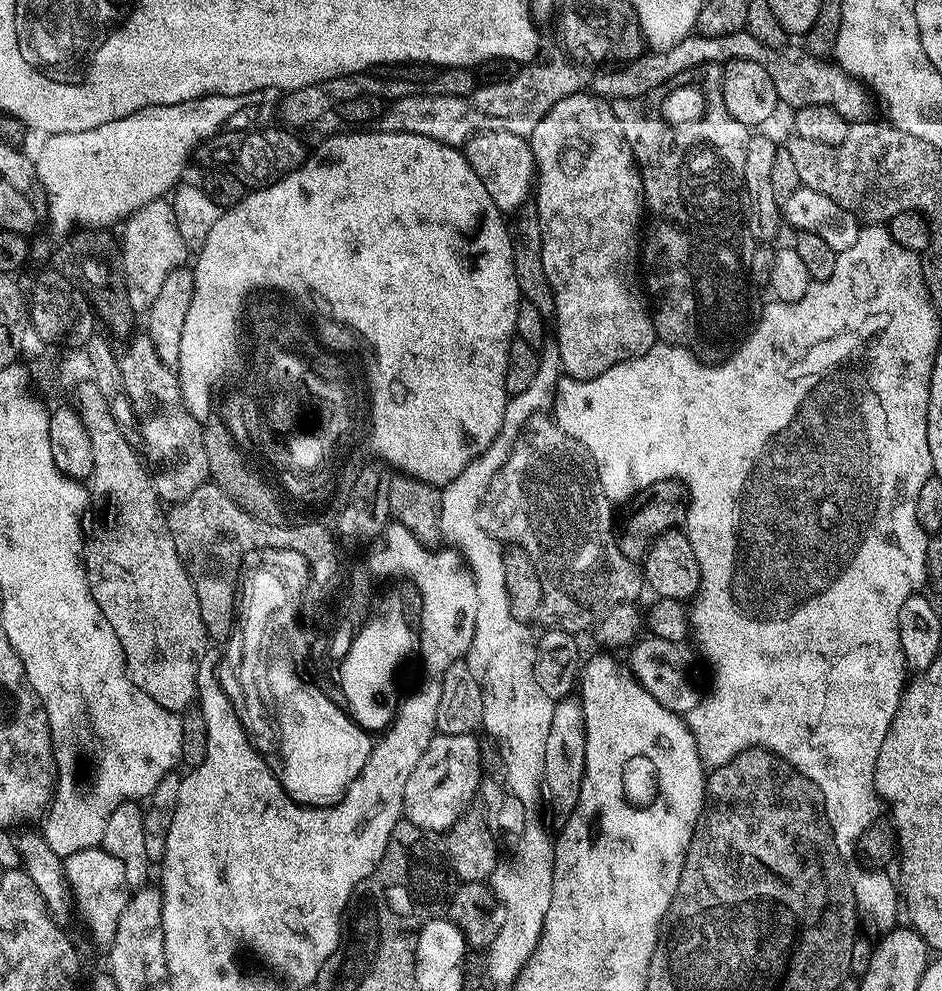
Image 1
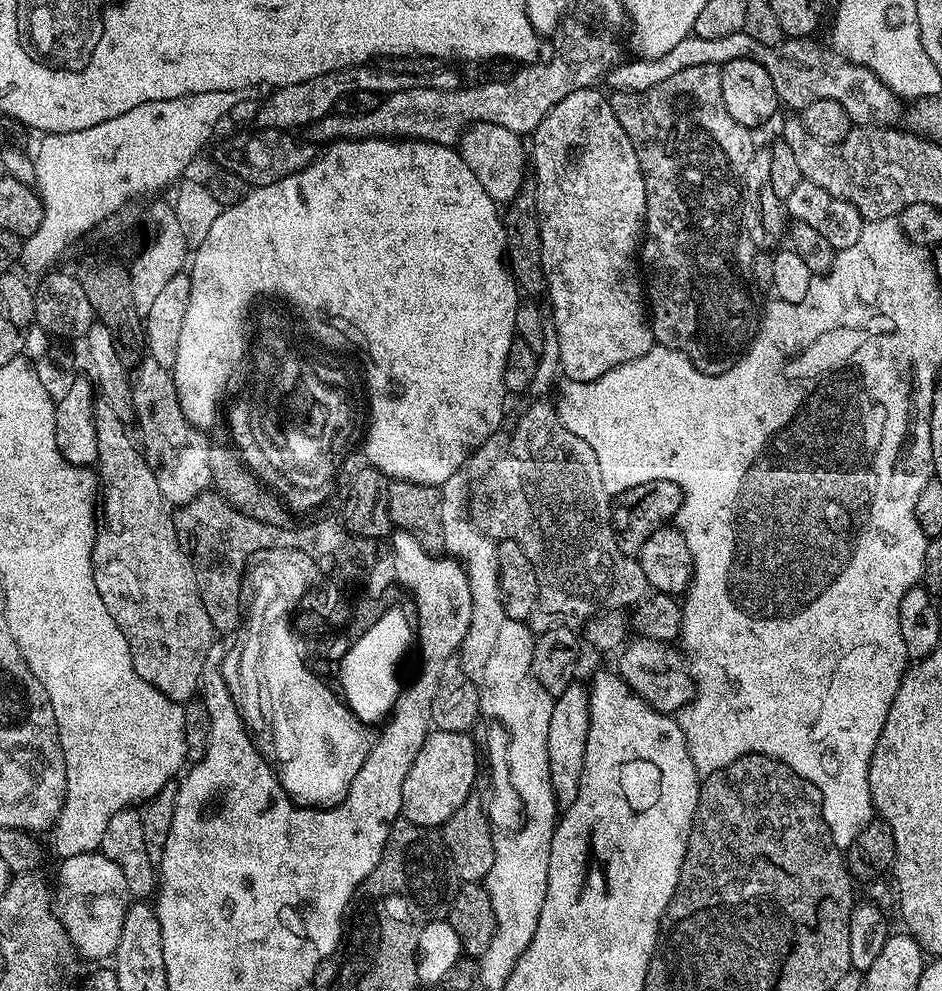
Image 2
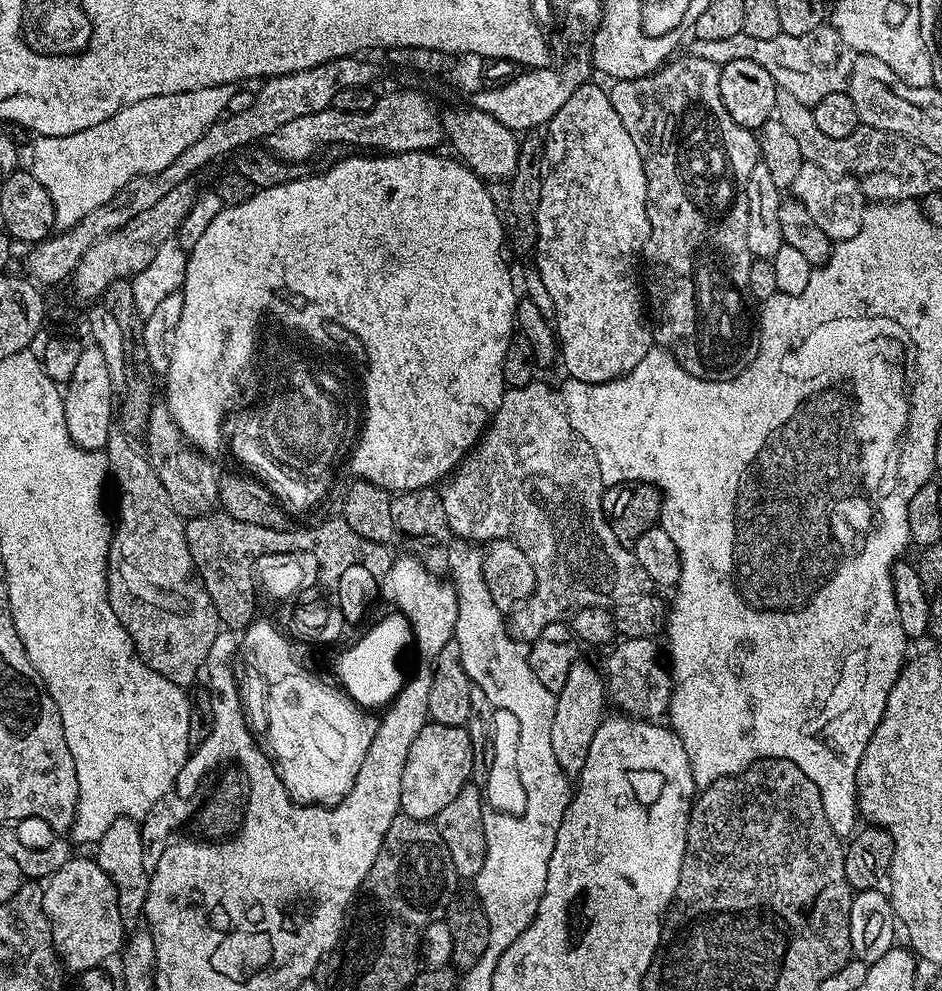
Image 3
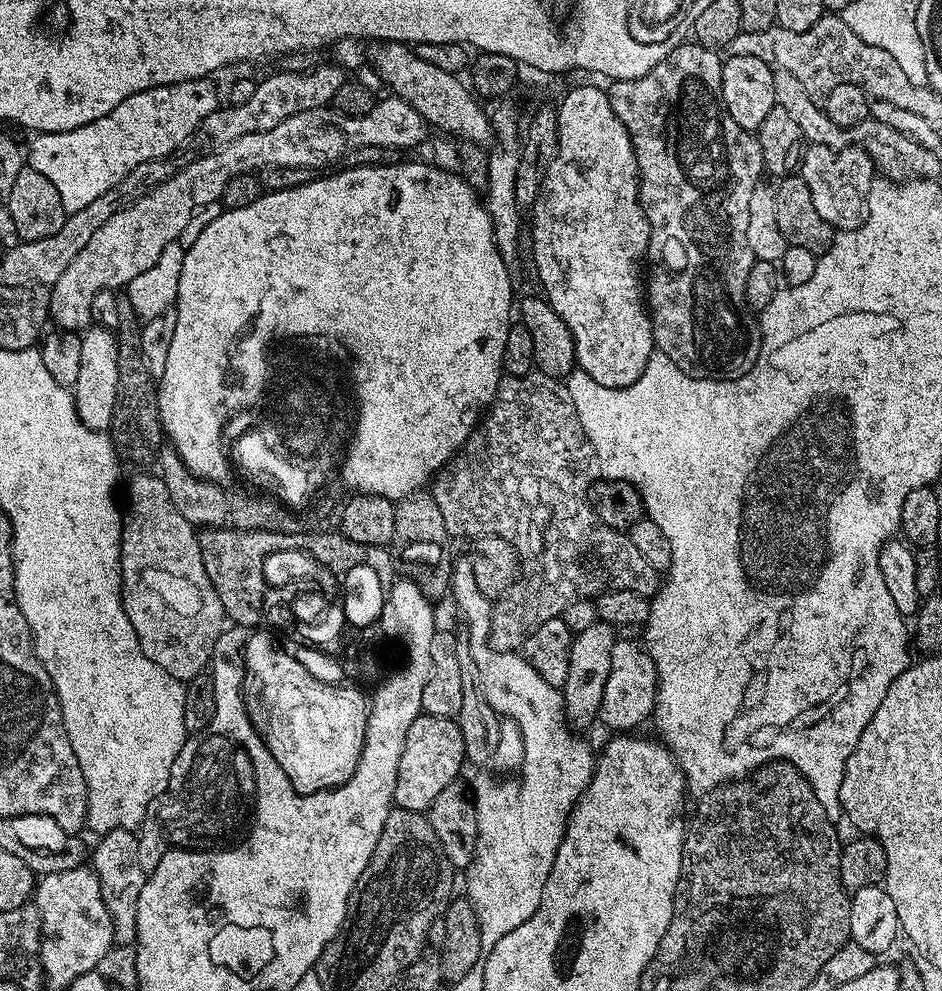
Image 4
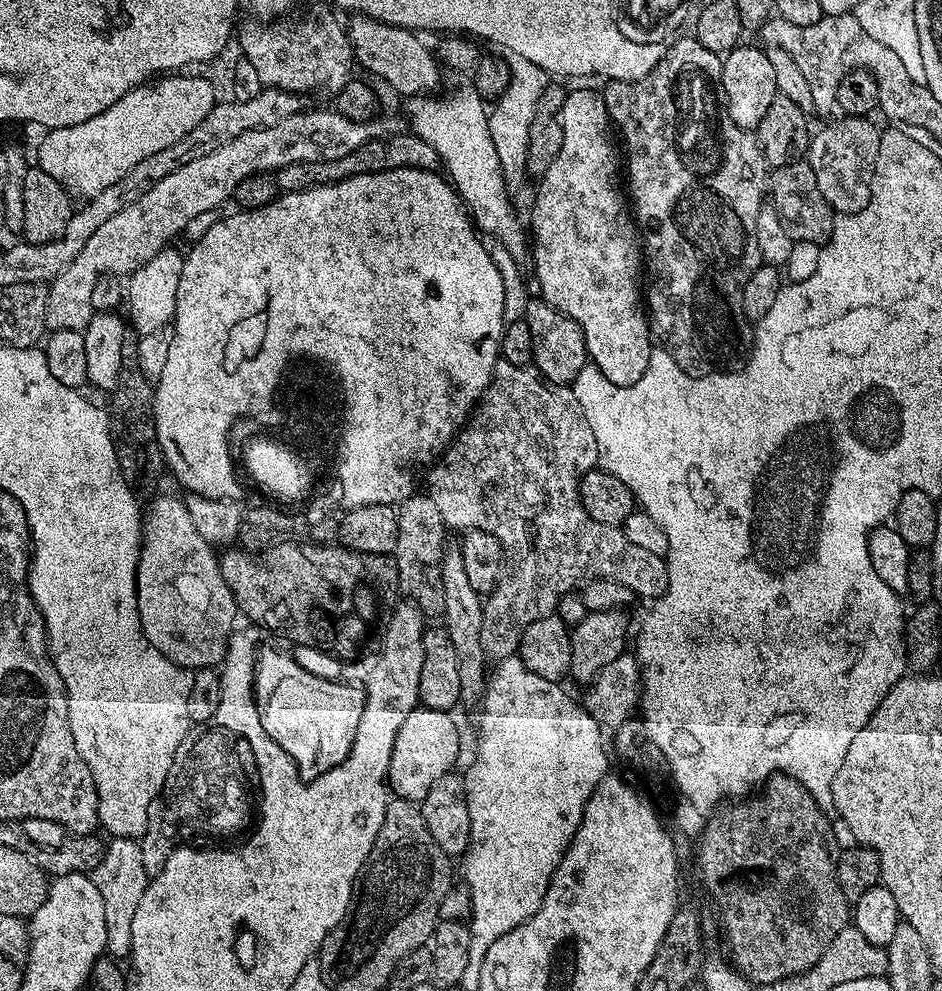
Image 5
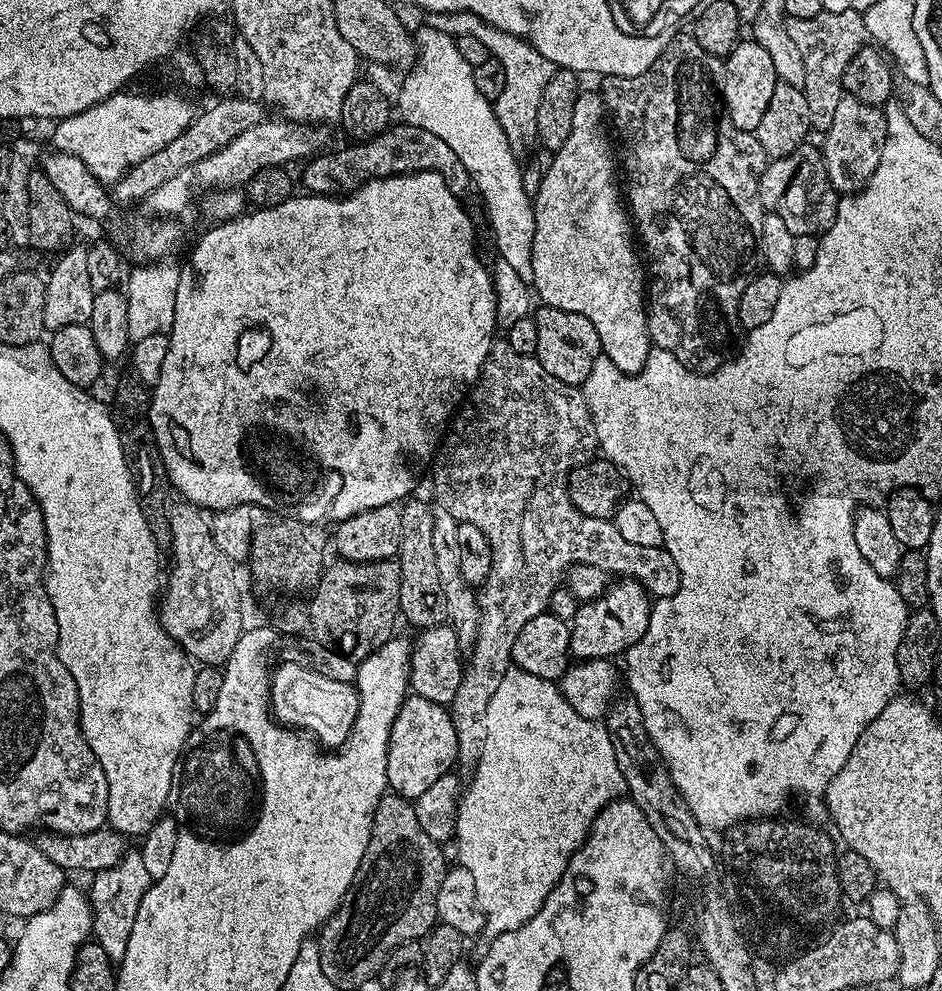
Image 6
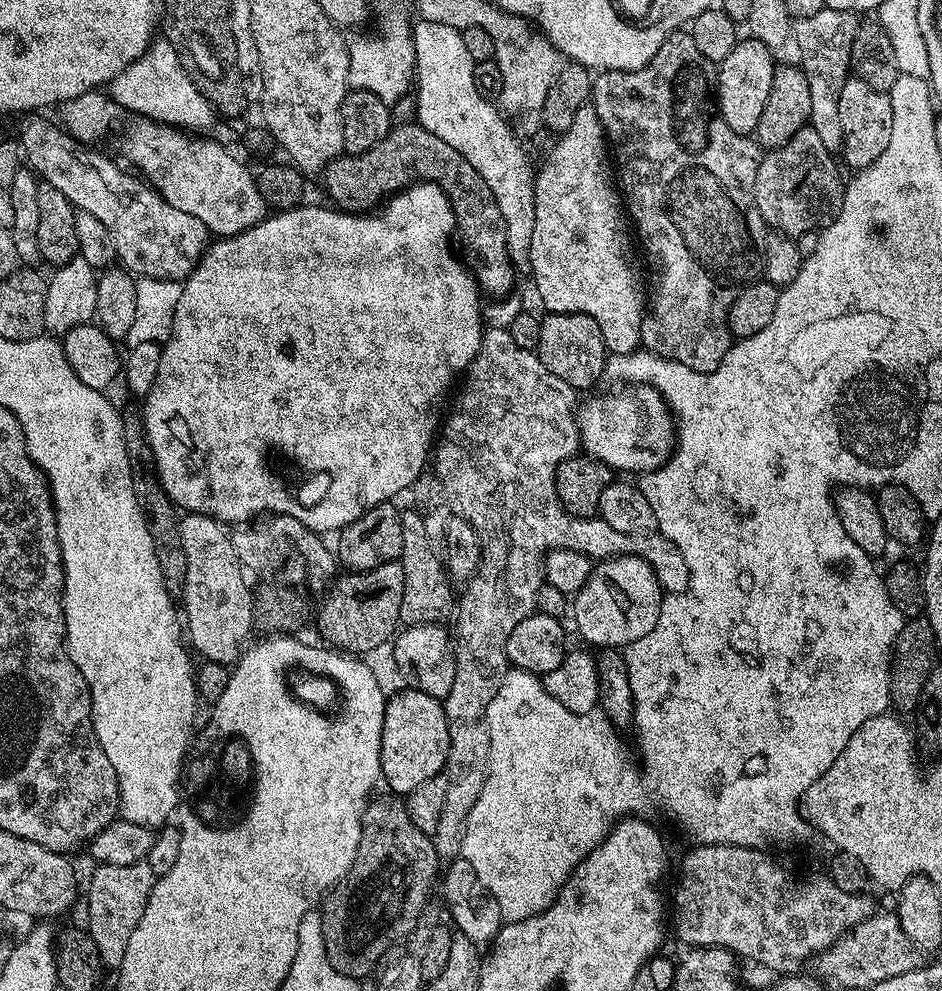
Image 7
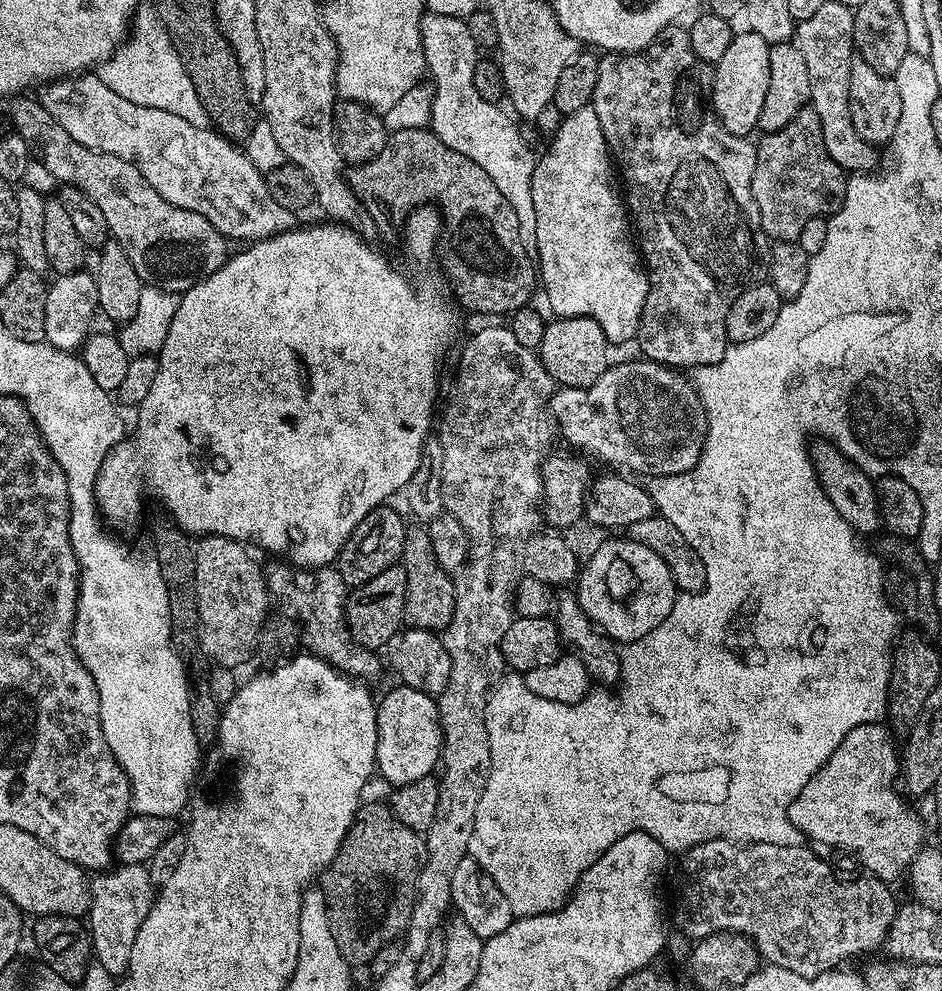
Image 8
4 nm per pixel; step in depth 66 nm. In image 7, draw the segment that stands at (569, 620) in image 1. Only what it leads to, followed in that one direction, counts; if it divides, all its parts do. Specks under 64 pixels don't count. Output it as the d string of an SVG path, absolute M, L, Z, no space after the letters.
M488 328L484 333L484 337L480 340L478 354L472 359L467 372L463 373L463 380L464 385L461 386L460 393L457 394L456 401L452 404L452 413L449 416L447 413L443 417L442 427L439 429L438 439L434 444L434 464L436 460L434 471L438 482L442 486L442 494L446 494L446 502L450 506L452 514L458 518L462 518L466 522L470 522L470 526L474 526L474 530L480 539L480 569L478 569L476 575L471 580L467 581L465 588L468 589L461 596L459 593L458 607L454 612L454 621L456 620L456 632L454 628L454 647L456 650L454 686L450 686L450 694L446 694L442 698L444 713L446 714L446 726L450 726L450 750L448 751L448 762L446 765L448 789L446 790L446 803L442 806L442 818L438 822L436 831L431 833L432 845L436 848L436 853L441 858L455 858L460 856L460 847L462 846L462 838L464 837L464 824L468 821L470 810L478 802L478 794L482 794L482 786L486 786L488 759L490 758L488 707L490 706L490 698L494 698L494 694L498 694L498 686L502 686L502 678L510 671L508 655L504 649L506 638L510 638L510 633L514 630L514 626L518 626L518 622L522 622L522 618L531 616L533 612L537 611L540 587L546 582L542 561L548 555L549 551L553 548L569 548L575 552L586 554L596 562L607 560L609 556L641 556L654 570L661 589L668 594L685 592L690 582L690 570L686 564L684 552L678 550L678 546L674 546L672 540L661 536L659 531L643 534L619 532L618 530L614 530L614 526L610 526L605 520L586 516L572 516L562 506L562 502L558 498L558 490L556 489L556 471L562 462L566 462L572 456L577 455L582 448L580 443L580 428L576 424L575 413L578 407L578 399L576 400L578 392L577 389L571 388L566 382L562 382L562 378L558 378L558 374L550 374L550 370L546 370L546 366L542 366L539 356L536 355L533 349L518 346L518 342L514 342L514 338L510 338L508 329Z

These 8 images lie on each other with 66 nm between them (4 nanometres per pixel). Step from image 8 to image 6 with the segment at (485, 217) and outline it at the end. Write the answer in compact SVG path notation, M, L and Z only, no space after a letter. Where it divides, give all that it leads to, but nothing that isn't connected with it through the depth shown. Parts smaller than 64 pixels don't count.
M393 123L385 132L379 132L373 140L356 142L353 148L340 148L336 153L321 151L303 165L304 184L313 196L335 196L341 190L343 180L363 182L377 176L398 176L410 172L438 172L448 183L448 189L455 196L463 197L470 188L469 176L454 151L442 142L441 138L424 130L420 123Z

